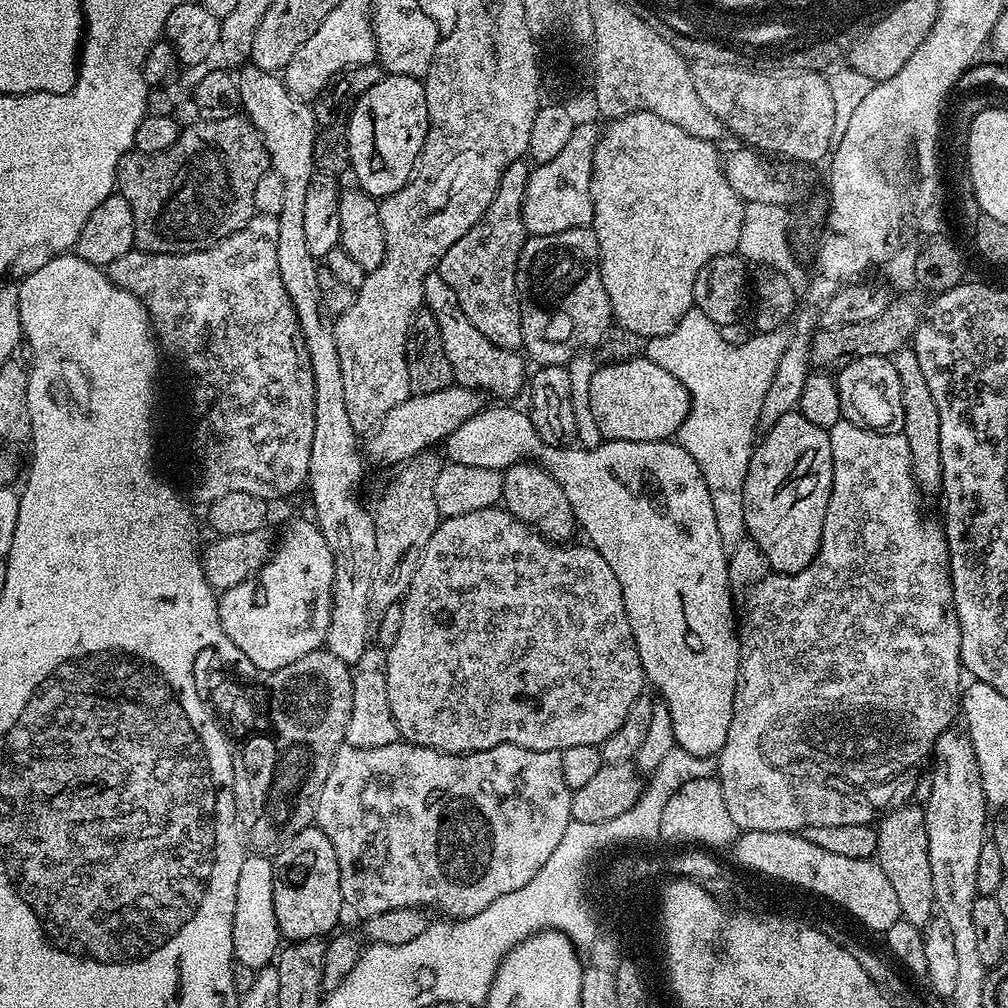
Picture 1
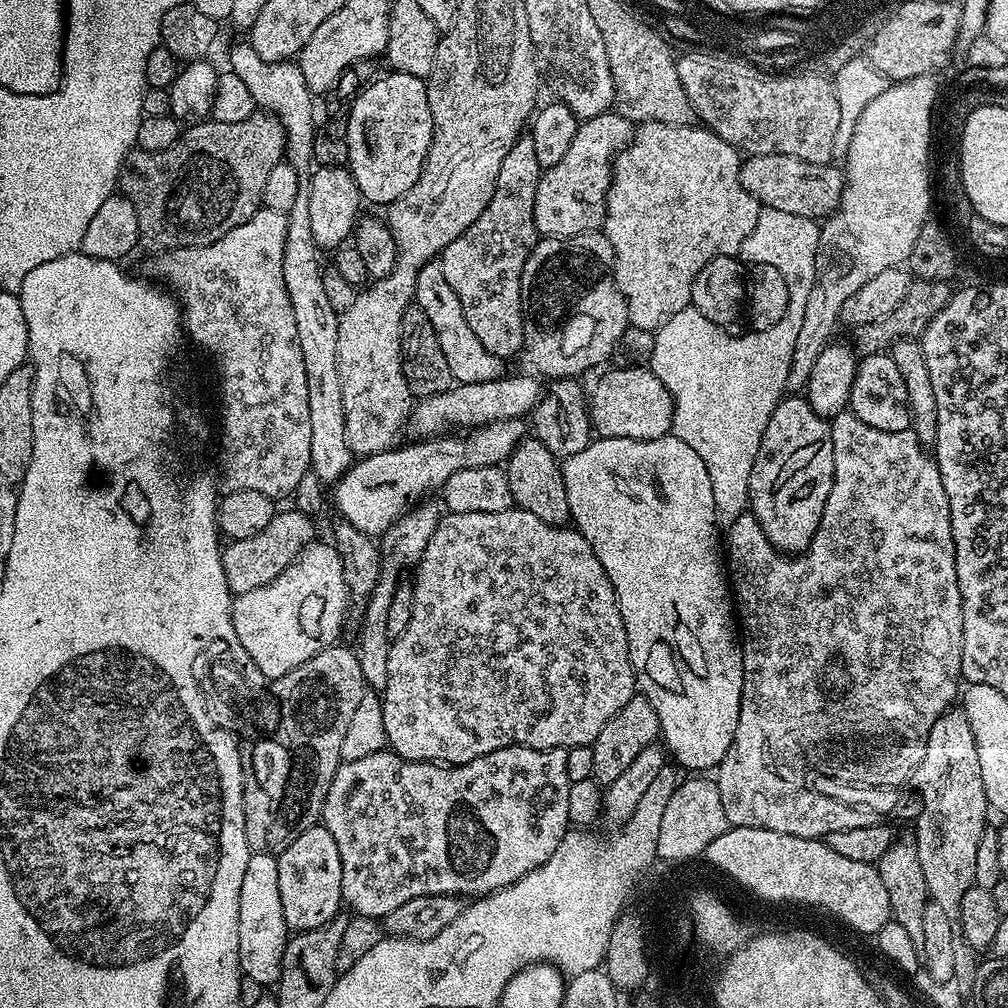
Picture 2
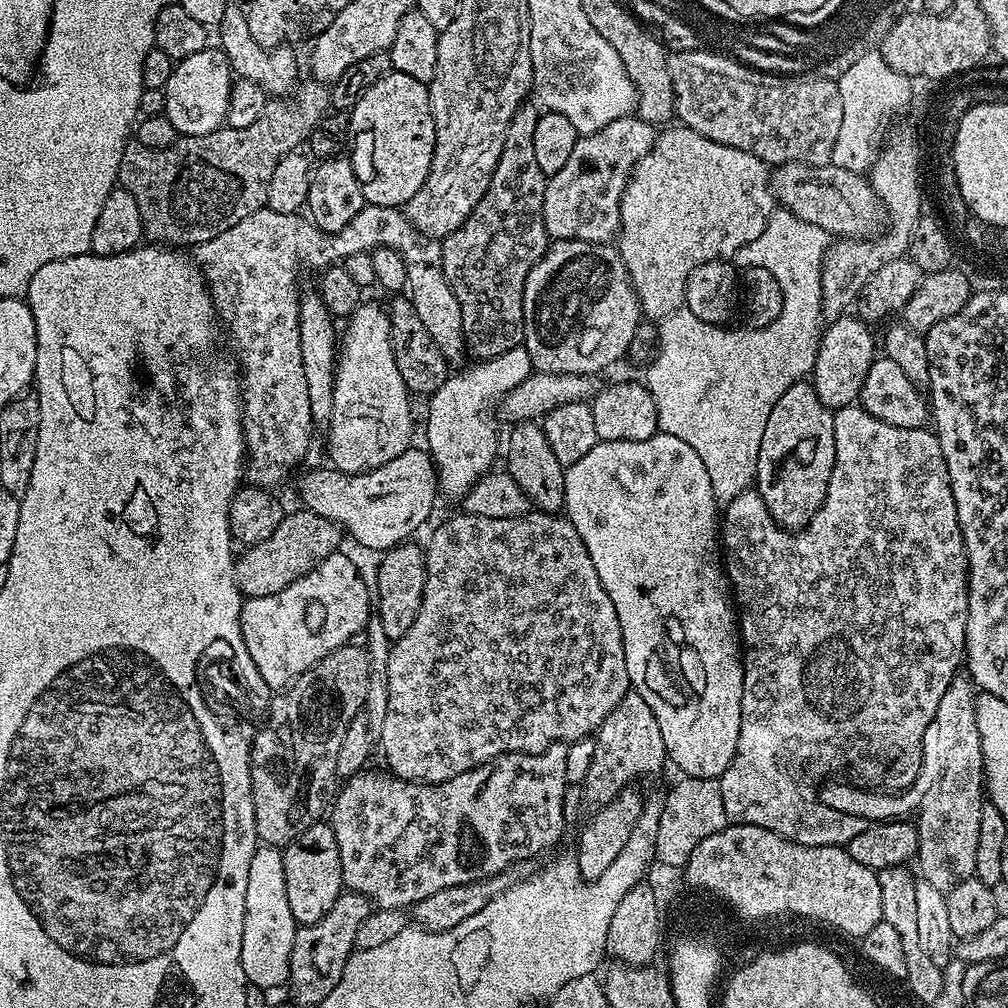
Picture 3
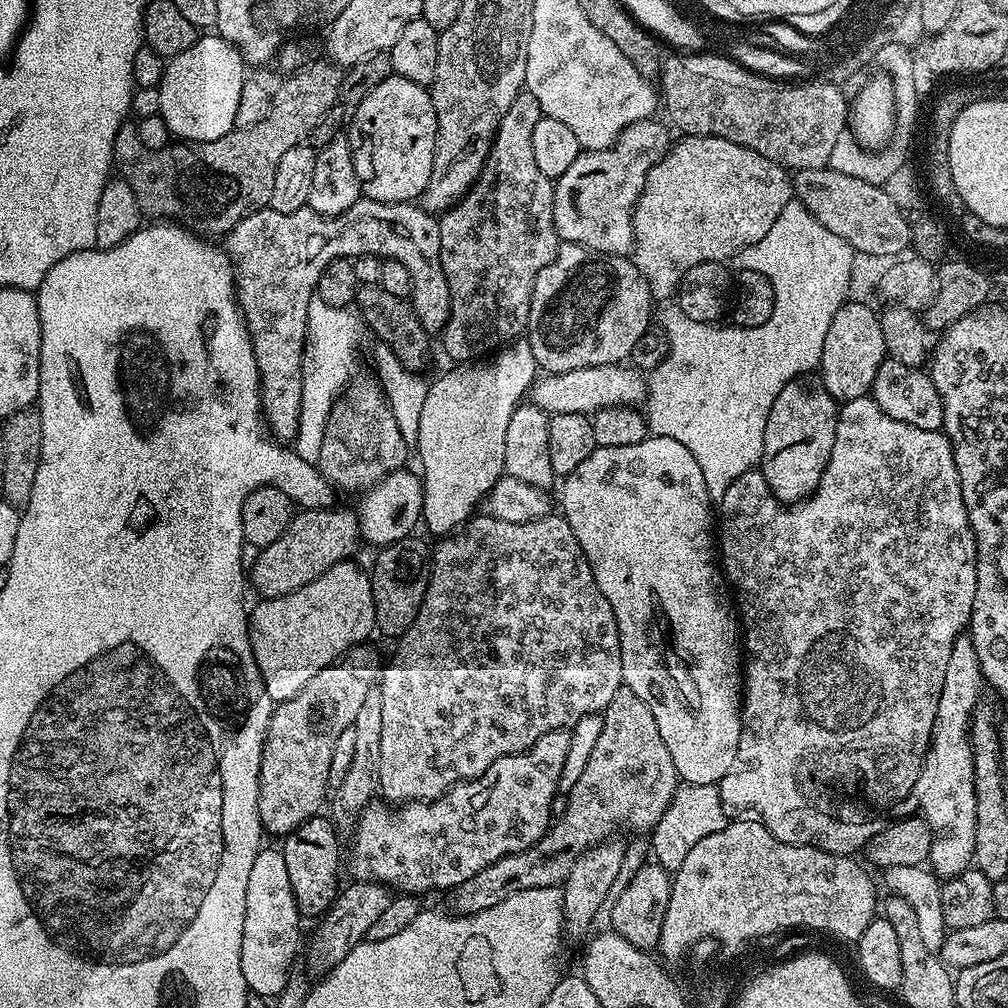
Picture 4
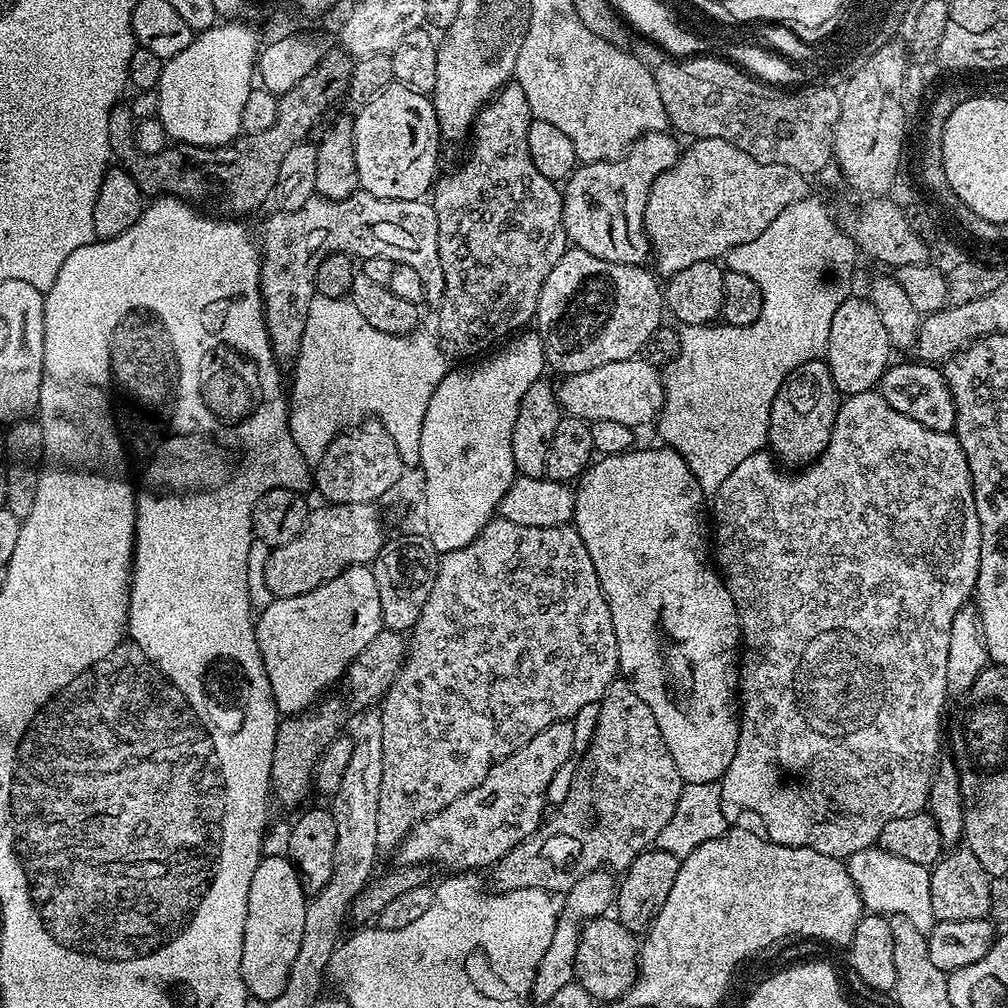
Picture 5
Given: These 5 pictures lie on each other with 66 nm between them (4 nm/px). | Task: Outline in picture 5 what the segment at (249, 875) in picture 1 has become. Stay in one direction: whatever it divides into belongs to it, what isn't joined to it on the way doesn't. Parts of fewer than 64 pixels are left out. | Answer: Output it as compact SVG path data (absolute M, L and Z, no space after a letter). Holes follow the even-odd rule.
M287 855L264 856L254 878L250 878L248 913L242 942L242 978L249 997L264 1001L278 998L290 978L290 966L302 942L302 926L306 923L308 900L296 877L296 868Z

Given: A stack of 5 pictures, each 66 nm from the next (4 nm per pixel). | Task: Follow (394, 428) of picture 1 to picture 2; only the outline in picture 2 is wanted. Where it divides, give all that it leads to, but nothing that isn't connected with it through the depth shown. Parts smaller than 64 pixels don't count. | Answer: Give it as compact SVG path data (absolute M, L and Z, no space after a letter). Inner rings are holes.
M505 374L498 380L456 384L442 394L423 397L417 403L420 405L411 409L406 421L407 431L412 431L416 438L436 438L449 430L456 430L450 428L471 430L495 420L519 420L527 417L542 399L542 387L539 384L541 381L535 375L532 376Z

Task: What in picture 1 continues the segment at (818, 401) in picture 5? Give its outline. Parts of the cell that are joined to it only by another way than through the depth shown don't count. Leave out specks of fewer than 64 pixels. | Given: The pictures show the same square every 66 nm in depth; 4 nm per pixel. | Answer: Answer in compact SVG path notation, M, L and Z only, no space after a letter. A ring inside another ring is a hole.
M787 412L753 447L744 487L744 531L753 540L773 572L792 576L806 570L820 549L826 510L832 493L832 437L829 429L806 422L801 412Z

